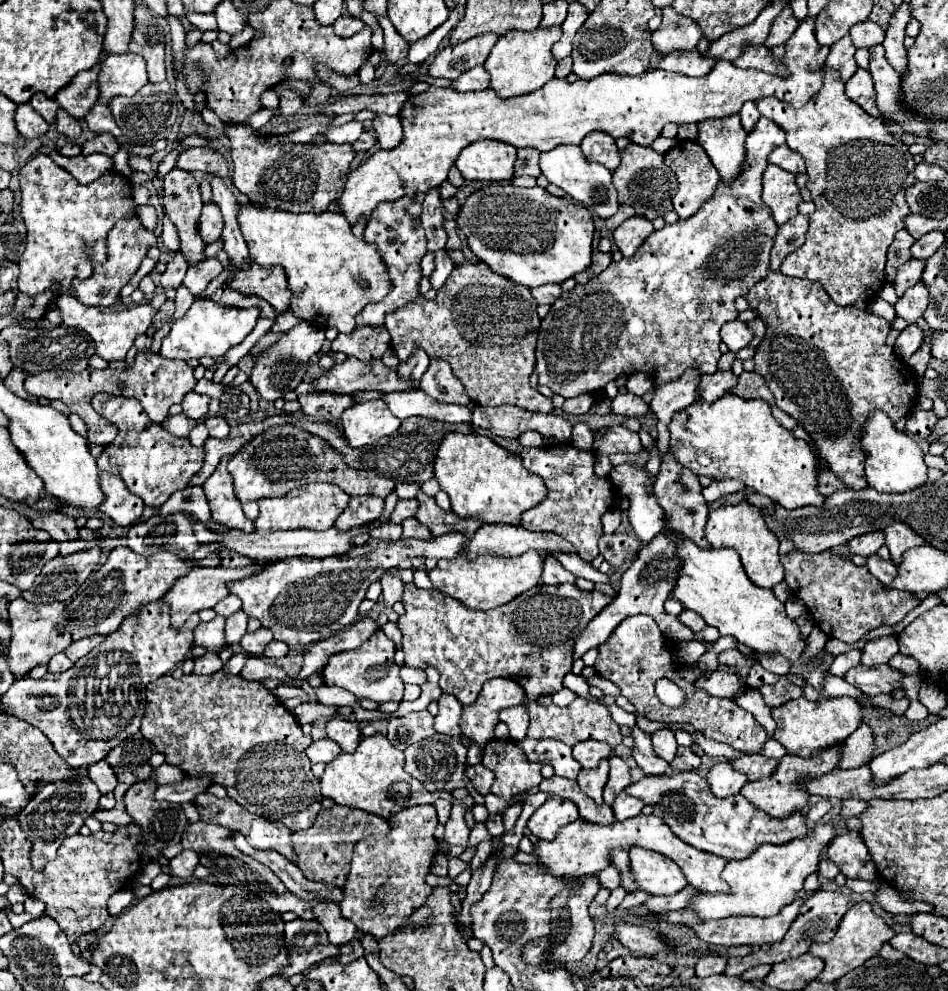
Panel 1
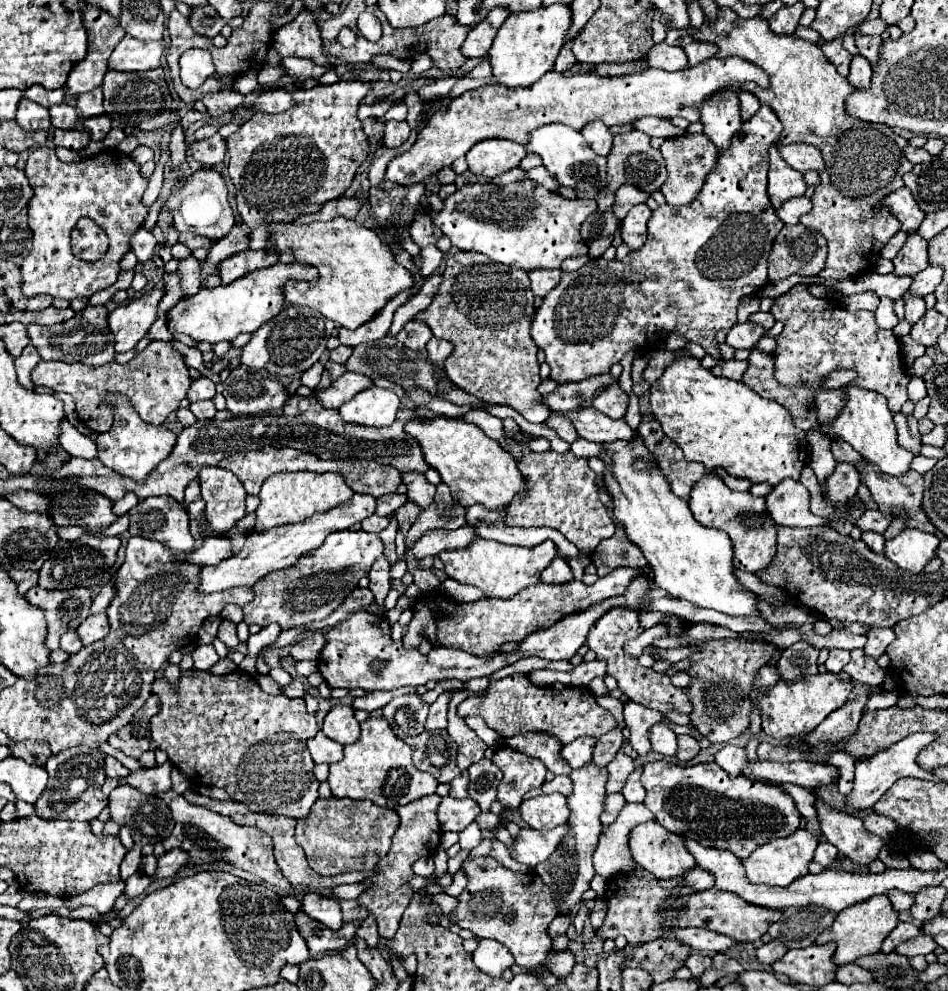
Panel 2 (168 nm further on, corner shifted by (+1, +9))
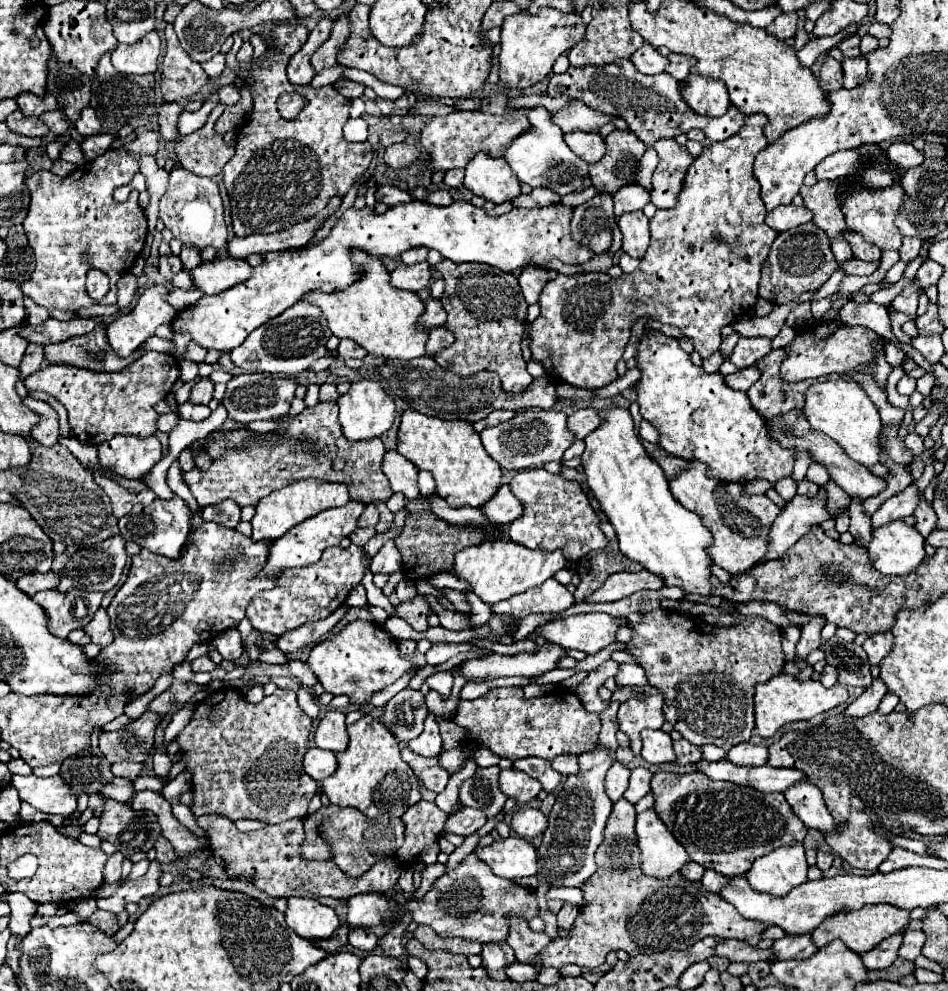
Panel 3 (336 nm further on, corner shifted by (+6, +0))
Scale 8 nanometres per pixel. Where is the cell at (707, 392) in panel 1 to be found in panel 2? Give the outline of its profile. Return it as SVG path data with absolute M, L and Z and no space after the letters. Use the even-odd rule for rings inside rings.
M729 359L729 361L723 361L723 365L721 365L721 373L719 373L719 375L729 377L729 379L735 379L735 381L741 381L745 369L747 369L747 361Z

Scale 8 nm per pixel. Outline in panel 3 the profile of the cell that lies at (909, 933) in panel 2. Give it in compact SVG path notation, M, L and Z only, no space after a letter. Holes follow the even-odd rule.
M896 934L896 936L890 936L886 940L882 940L874 950L870 950L866 954L860 954L864 966L868 970L884 970L884 968L888 968L898 958L900 942L902 942L902 934Z

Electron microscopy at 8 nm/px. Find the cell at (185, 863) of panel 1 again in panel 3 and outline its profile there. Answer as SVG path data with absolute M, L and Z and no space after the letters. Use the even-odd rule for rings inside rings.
M156 860L150 862L150 870L142 878L126 880L112 896L98 898L98 908L120 914L128 902L140 902L142 898L154 896L154 892L160 888L158 886L158 876L160 874L162 874L160 864Z

